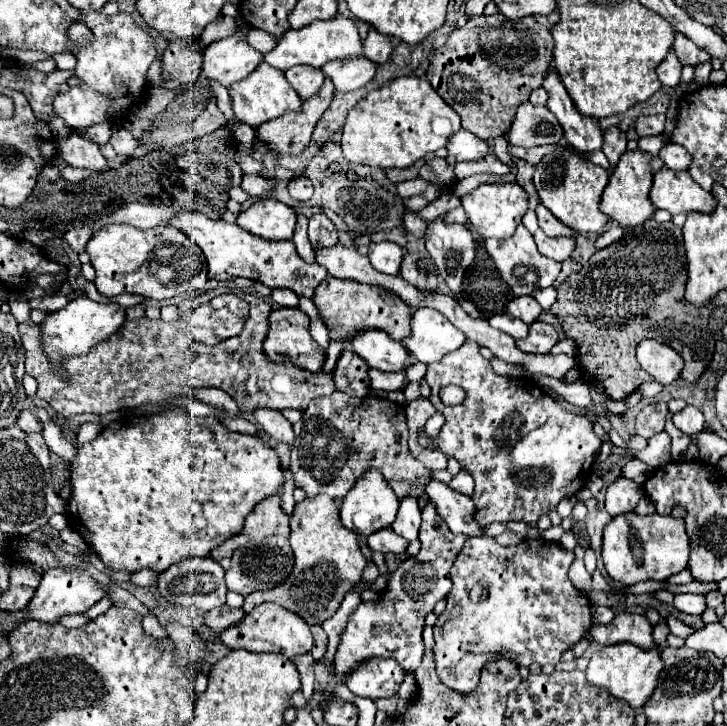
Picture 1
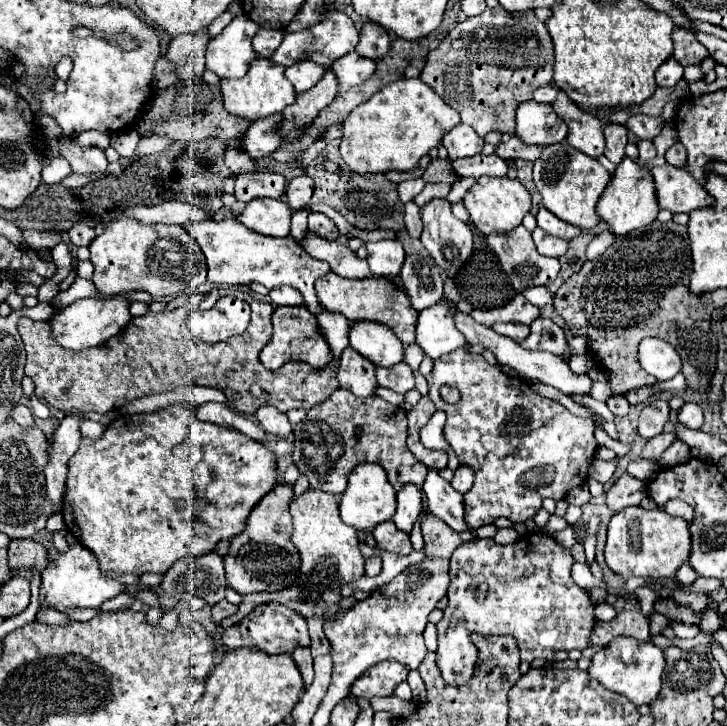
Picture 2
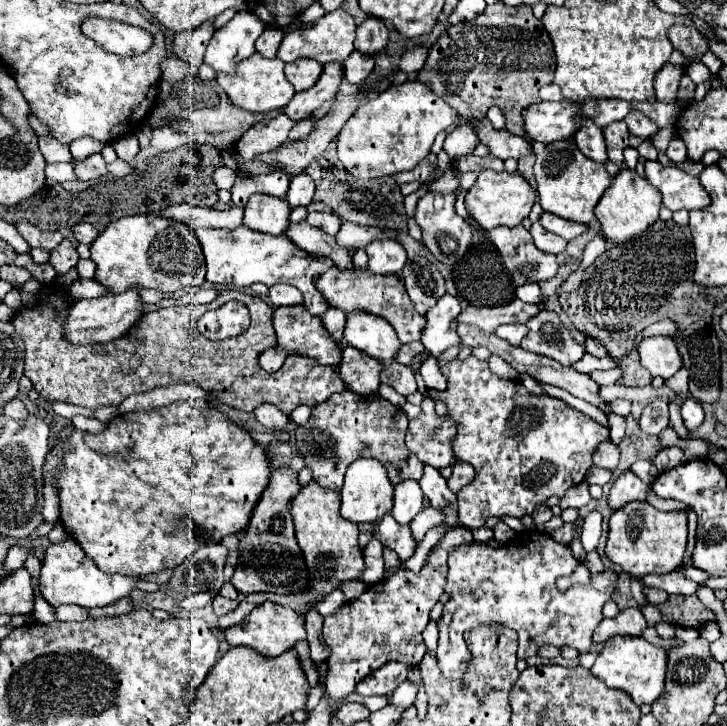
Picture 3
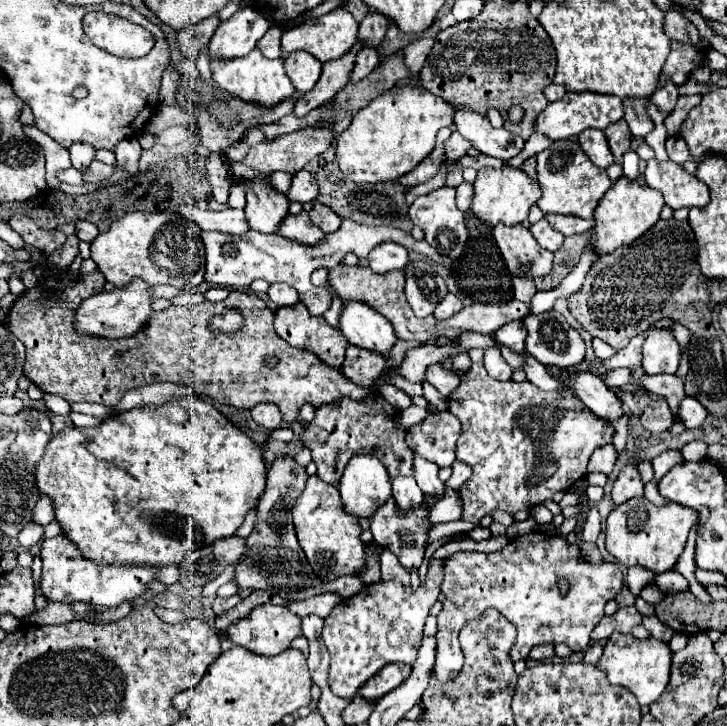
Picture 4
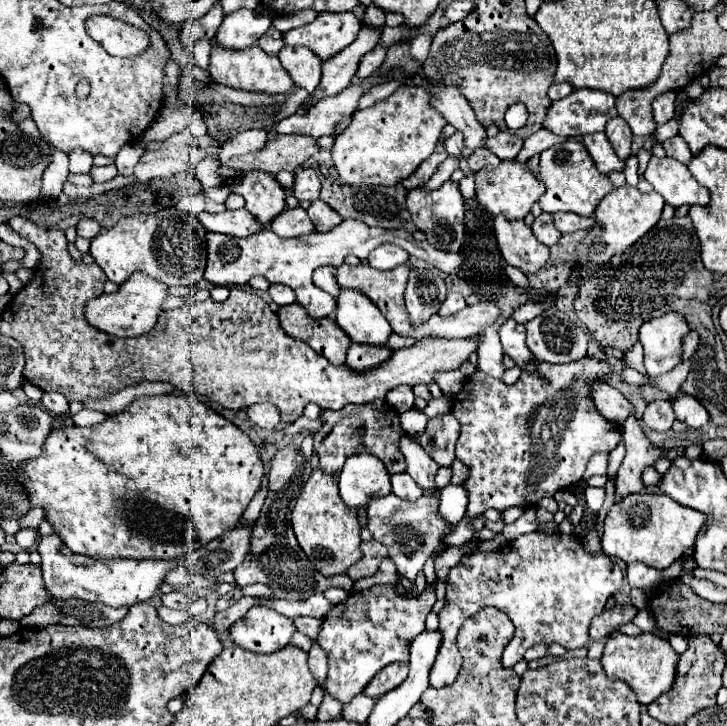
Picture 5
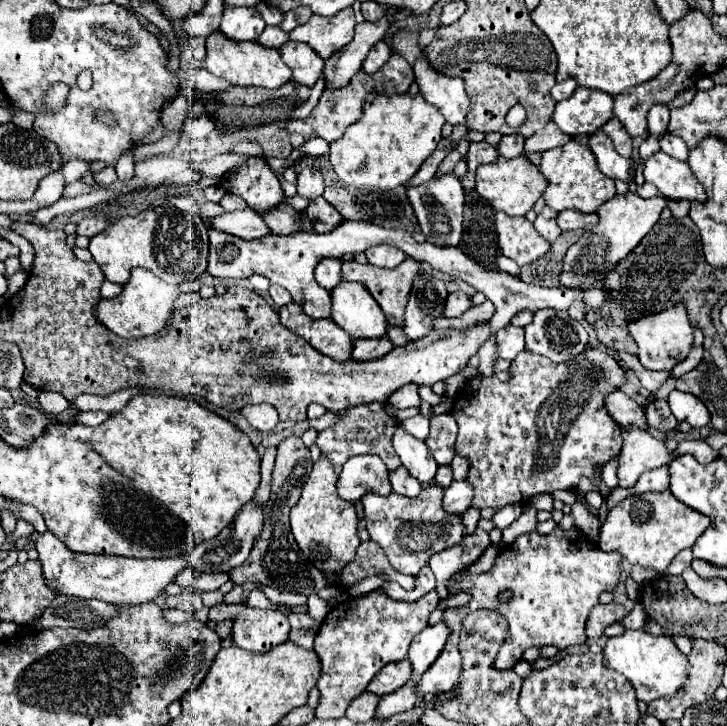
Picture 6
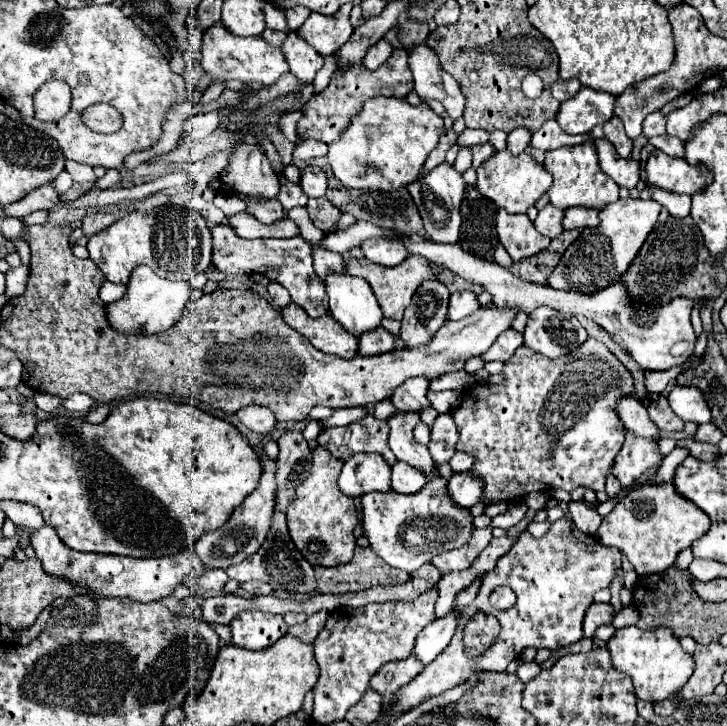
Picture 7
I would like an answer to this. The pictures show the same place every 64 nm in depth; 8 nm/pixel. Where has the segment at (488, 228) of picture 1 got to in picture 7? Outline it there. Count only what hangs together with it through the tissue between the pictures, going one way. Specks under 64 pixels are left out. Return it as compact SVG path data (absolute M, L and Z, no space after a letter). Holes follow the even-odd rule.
M506 150L496 152L490 160L480 164L476 172L478 172L476 182L478 192L510 214L524 214L552 186L552 176L540 164L536 164L526 152L520 154L518 158L512 158L512 154Z

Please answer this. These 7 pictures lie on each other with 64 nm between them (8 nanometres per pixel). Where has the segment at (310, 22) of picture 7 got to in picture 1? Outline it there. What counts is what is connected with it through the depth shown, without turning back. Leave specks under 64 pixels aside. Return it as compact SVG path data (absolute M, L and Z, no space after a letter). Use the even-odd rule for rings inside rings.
M338 14L336 18L332 18L328 22L316 20L300 30L288 30L284 34L284 38L276 44L276 48L272 52L264 54L264 62L286 72L292 66L320 68L328 60L344 60L350 56L362 56L362 40L358 36L358 28L354 26L354 22L350 18Z

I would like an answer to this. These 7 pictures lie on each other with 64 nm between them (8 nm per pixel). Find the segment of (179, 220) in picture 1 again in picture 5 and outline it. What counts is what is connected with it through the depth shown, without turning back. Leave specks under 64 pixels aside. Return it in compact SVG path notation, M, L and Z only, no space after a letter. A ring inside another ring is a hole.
M342 220L340 226L336 226L332 232L326 234L312 234L312 236L300 236L300 238L280 238L272 230L264 228L258 234L252 234L248 238L236 238L216 232L206 232L206 248L208 248L208 264L204 278L218 286L244 286L252 276L264 276L270 284L286 284L296 292L298 302L308 310L312 318L326 318L332 316L336 302L330 294L316 288L312 284L312 272L320 266L340 266L348 254L358 256L360 260L366 260L368 254L384 244L396 244L404 248L410 256L416 256L434 268L446 272L446 274L458 274L462 276L462 256L460 254L448 254L442 250L432 248L426 240L418 242L412 238L406 230L384 230L384 228L370 228L366 224L360 224L360 220Z

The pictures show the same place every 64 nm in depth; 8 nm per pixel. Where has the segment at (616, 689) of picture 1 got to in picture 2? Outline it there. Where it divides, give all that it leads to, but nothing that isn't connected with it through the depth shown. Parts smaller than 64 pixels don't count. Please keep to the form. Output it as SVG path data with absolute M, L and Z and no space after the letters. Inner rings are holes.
M616 638L612 644L604 646L592 656L592 664L588 668L588 676L598 680L604 688L610 692L626 696L634 706L650 704L656 698L656 692L660 692L660 680L664 672L664 654L658 646L652 642L640 644L632 638Z

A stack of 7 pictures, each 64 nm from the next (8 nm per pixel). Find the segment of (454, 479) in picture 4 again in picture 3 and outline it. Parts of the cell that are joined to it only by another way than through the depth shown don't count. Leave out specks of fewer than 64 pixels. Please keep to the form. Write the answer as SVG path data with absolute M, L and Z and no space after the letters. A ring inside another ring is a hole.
M456 462L454 464L454 472L448 480L448 486L452 488L452 492L460 492L464 486L468 486L474 480L474 468L470 464L464 462Z

